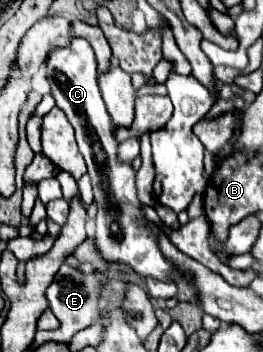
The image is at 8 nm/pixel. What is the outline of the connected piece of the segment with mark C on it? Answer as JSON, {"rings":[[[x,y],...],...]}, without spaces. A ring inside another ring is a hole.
{"rings":[[[72,37],[70,45],[54,47],[46,59],[46,77],[56,99],[56,107],[60,107],[76,131],[78,147],[86,159],[88,173],[92,177],[94,199],[98,203],[96,215],[96,245],[98,251],[110,261],[122,261],[130,265],[142,277],[156,277],[156,279],[174,279],[178,285],[178,299],[196,303],[196,289],[188,283],[186,277],[178,273],[178,269],[164,259],[160,253],[154,237],[140,227],[144,215],[140,213],[140,201],[136,197],[134,185],[134,171],[130,163],[116,161],[116,147],[114,141],[114,125],[106,111],[106,105],[100,97],[100,89],[96,83],[96,57],[90,45],[82,39]]]}

